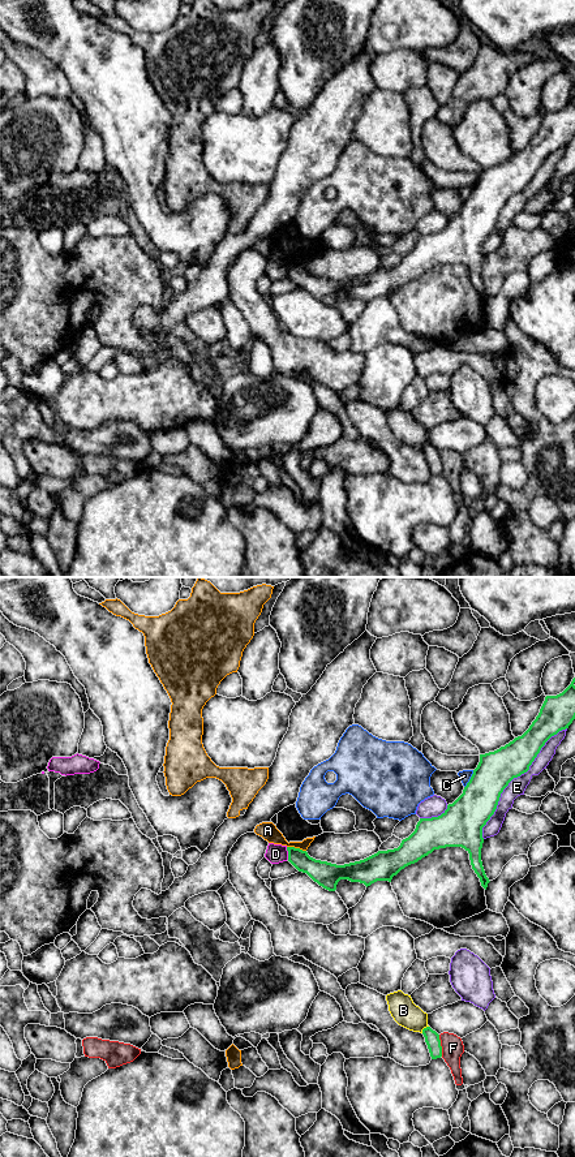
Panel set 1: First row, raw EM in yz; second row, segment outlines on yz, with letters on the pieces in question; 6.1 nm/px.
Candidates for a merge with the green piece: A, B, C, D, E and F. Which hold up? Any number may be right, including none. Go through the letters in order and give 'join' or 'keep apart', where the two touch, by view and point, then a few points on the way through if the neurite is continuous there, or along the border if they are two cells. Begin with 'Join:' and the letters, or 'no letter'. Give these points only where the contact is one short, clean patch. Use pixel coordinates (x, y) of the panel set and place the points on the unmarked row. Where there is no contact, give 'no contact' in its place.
Join: no letter
A: keep apart; contact yz (296, 265)
B: keep apart; contact yz (424, 444)
C: keep apart; contact yz (470, 196); border yz (473, 186), (464, 203)
D: keep apart; contact yz (288, 270)
E: keep apart; contact yz (514, 193)
F: keep apart; contact yz (440, 461)

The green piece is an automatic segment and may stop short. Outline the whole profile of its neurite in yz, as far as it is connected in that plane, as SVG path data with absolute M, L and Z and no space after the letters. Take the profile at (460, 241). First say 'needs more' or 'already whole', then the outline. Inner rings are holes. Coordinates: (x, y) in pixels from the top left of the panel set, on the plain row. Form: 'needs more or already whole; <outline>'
already whole; M575 94L557 112L546 112L529 145L494 168L480 171L480 179L463 206L438 233L420 235L415 248L394 266L349 280L336 281L310 274L306 267L287 263L288 278L314 298L335 307L340 296L364 300L391 298L405 283L434 266L462 263L469 270L472 285L486 306L490 298L481 278L482 244L494 231L501 210L509 199L529 186L545 159L575 136Z

